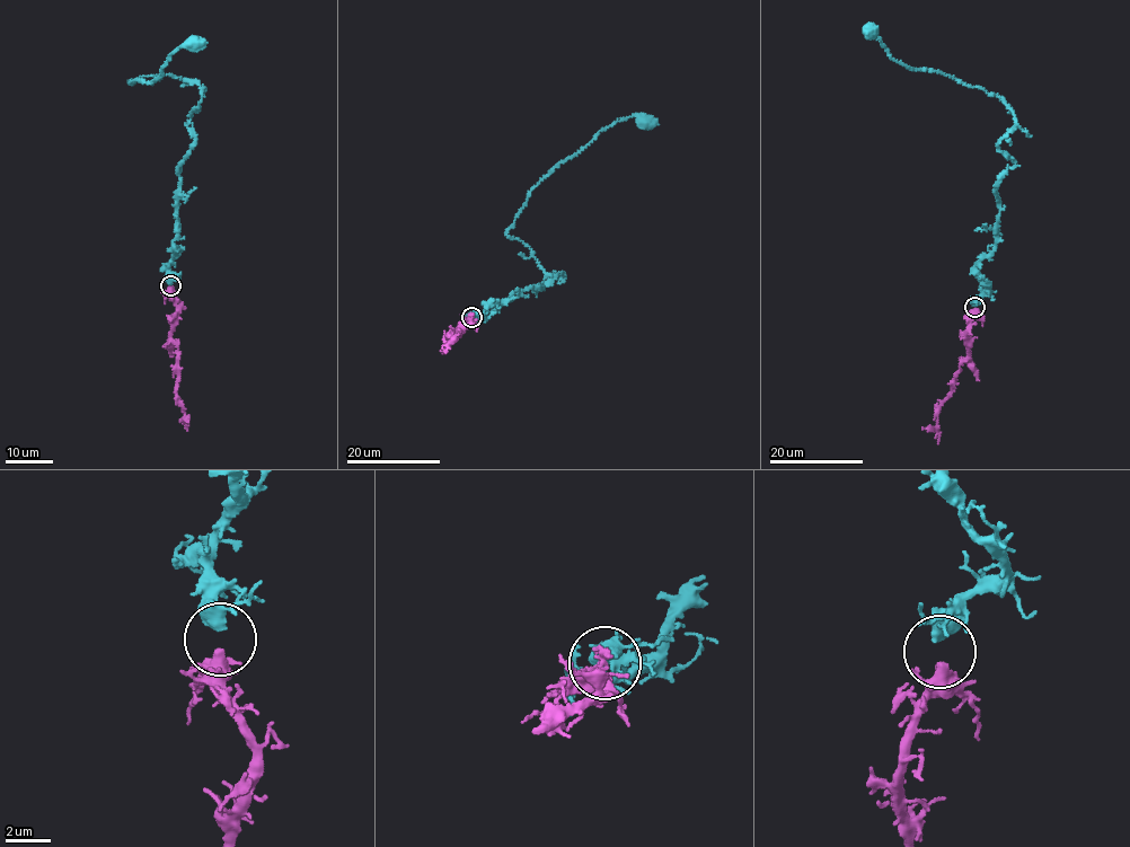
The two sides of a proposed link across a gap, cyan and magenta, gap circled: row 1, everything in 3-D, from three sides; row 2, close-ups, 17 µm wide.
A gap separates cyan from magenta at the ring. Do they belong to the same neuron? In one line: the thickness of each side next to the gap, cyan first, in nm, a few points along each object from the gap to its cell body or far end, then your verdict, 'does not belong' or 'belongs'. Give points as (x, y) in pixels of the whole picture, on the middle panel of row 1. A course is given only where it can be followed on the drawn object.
440/480 nm | cyan via (473, 316), (563, 274), (544, 273), (506, 232), (531, 188), (616, 121), (645, 123) | magenta via (471, 319), (471, 324), (453, 334), (460, 333), (452, 340), (448, 336), (444, 352) | belongs

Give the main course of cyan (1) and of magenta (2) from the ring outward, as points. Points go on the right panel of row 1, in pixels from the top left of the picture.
1: (974, 305), (1015, 166), (998, 142), (1016, 123), (1004, 98), (870, 34)
2: (976, 309), (967, 331), (968, 356), (959, 365), (952, 393), (939, 406), (937, 443)

